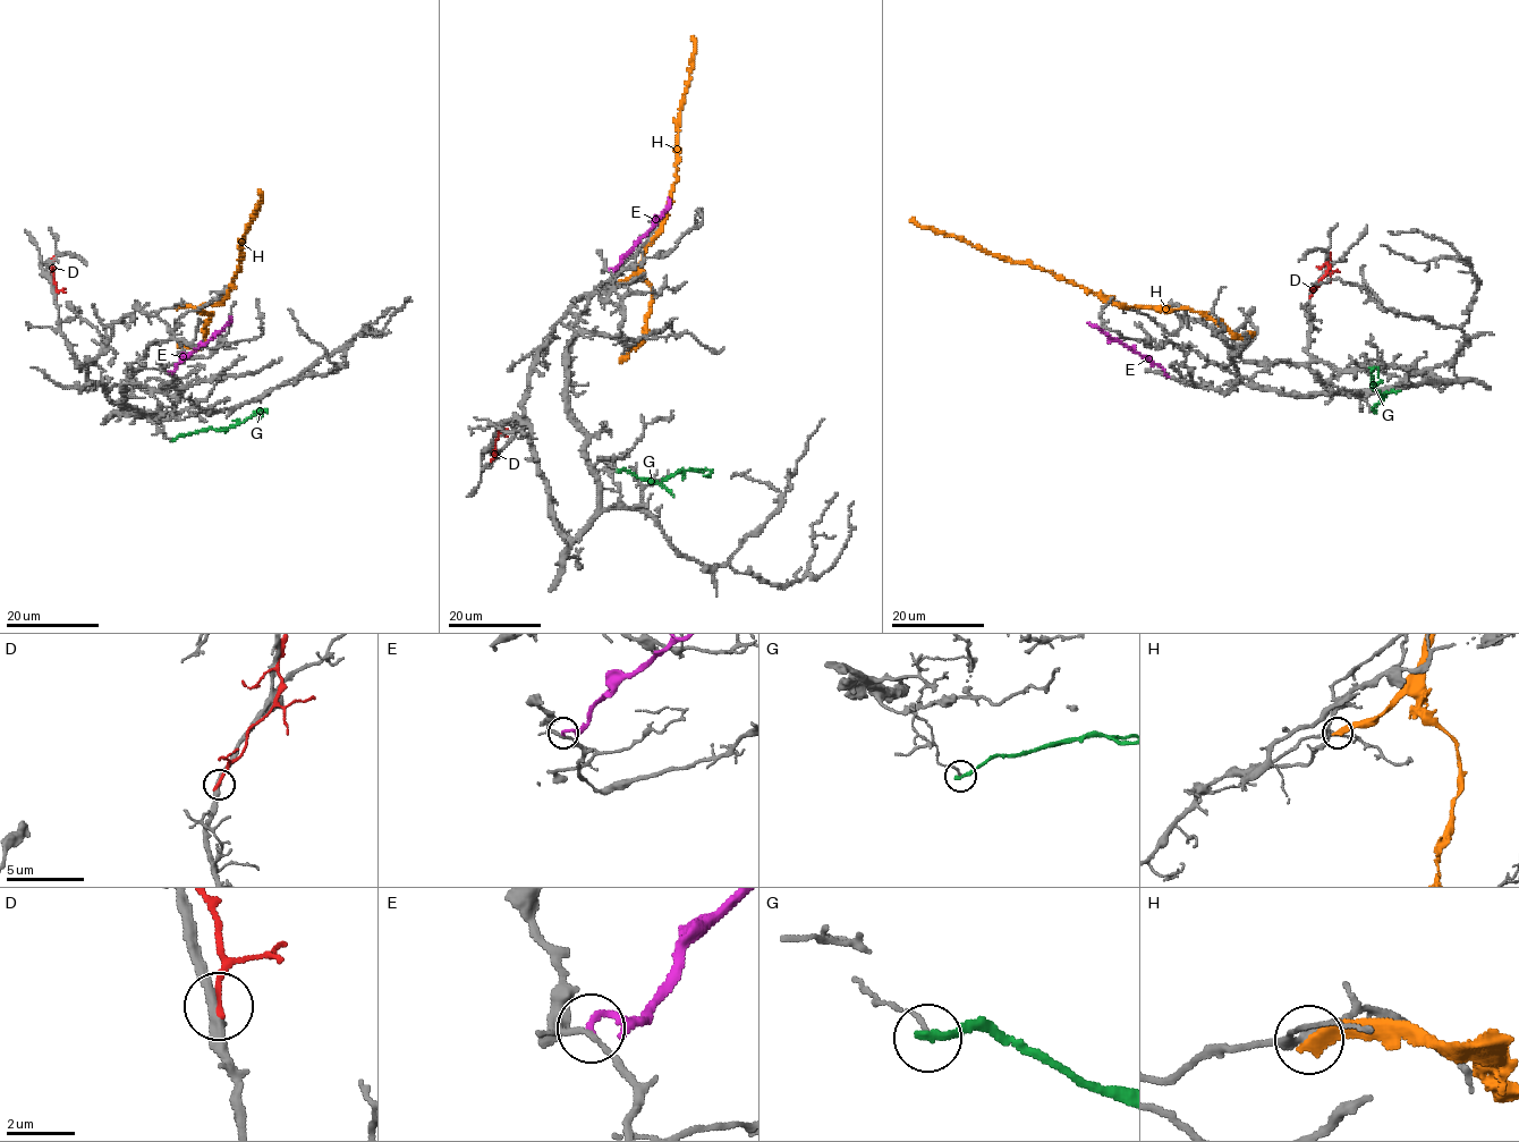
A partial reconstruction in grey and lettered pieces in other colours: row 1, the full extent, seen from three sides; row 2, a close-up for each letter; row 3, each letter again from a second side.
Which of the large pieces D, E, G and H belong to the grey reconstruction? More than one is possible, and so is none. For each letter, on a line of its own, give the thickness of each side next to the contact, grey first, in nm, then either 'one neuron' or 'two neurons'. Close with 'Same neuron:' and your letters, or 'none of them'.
D: calibres 300 and 200 nm; two neurons
E: calibres 130 and 190 nm; two neurons
G: calibres 120 and 280 nm; two neurons
H: calibres 200 and 340 nm; two neurons
Same neuron: none of them

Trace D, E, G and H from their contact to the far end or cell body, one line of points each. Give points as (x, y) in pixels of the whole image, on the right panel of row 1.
D: (1310, 296), (1329, 267), (1326, 262), (1320, 268), (1317, 265)
E: (1165, 375), (1159, 365), (1087, 321)
G: (1376, 413), (1374, 408), (1385, 392), (1382, 395), (1373, 387), (1371, 371), (1377, 369), (1379, 377)
H: (1169, 309), (1117, 304), (1058, 279), (1047, 270), (999, 257), (958, 238), (919, 227), (910, 219)

